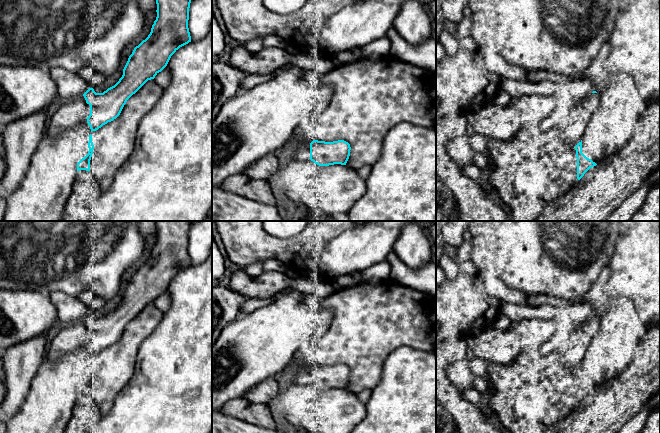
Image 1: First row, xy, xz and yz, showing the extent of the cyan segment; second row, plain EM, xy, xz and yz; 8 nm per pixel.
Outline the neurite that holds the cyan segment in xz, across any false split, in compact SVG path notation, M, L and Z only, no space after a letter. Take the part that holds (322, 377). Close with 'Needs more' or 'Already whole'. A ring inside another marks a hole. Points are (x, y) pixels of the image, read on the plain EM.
M344 364L325 366L305 365L291 371L295 384L311 384L319 390L346 389L350 380L350 368Z. Needs more

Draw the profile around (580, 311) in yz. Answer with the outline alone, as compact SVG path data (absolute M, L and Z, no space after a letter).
M578 300L571 303L566 311L575 324L582 325L595 315L596 307L588 301Z

